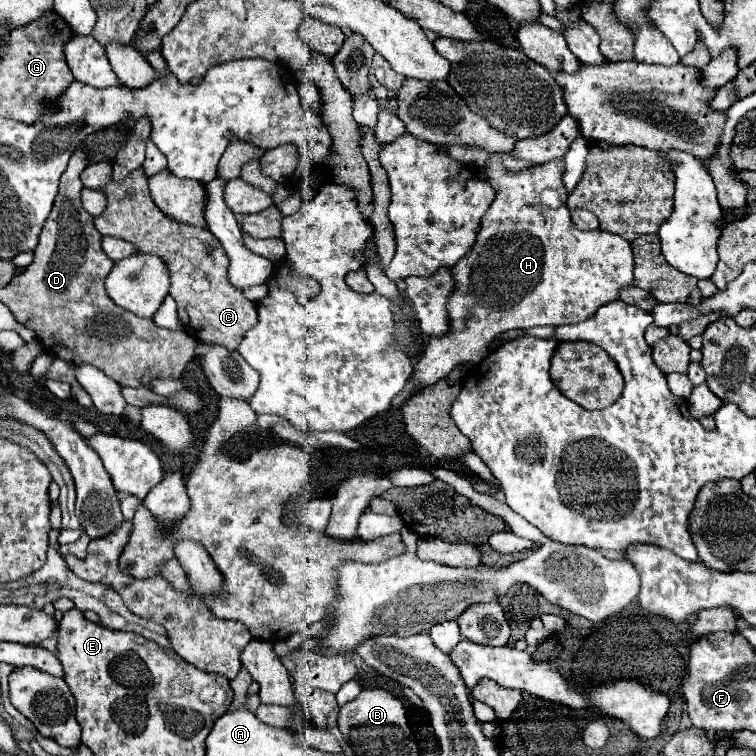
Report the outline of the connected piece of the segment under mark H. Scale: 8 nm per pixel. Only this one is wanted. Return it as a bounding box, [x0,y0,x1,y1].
[393,160,633,408]

